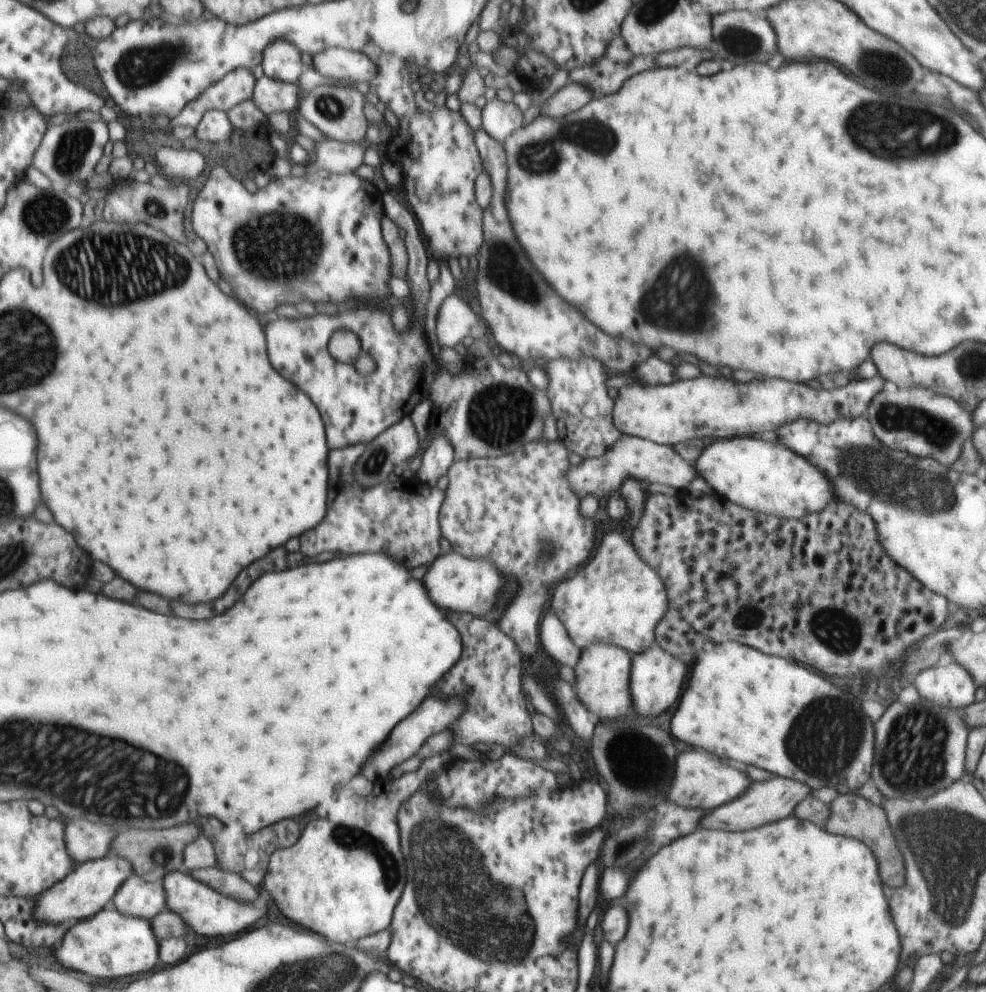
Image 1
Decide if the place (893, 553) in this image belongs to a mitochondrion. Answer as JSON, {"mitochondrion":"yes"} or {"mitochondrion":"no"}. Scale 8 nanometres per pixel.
{"mitochondrion":"no"}

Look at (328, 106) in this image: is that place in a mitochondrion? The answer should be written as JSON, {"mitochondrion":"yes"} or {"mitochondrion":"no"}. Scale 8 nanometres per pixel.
{"mitochondrion":"yes"}

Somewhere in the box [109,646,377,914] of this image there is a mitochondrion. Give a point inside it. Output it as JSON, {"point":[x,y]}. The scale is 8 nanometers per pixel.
{"point":[157,856]}

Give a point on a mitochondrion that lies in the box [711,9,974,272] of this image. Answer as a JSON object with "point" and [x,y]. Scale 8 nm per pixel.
{"point":[886,129]}

